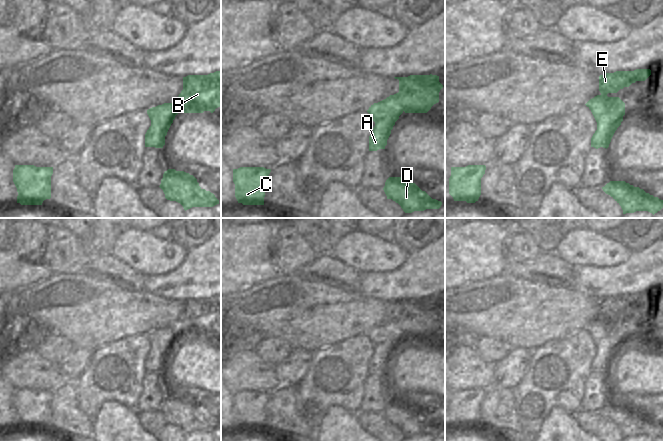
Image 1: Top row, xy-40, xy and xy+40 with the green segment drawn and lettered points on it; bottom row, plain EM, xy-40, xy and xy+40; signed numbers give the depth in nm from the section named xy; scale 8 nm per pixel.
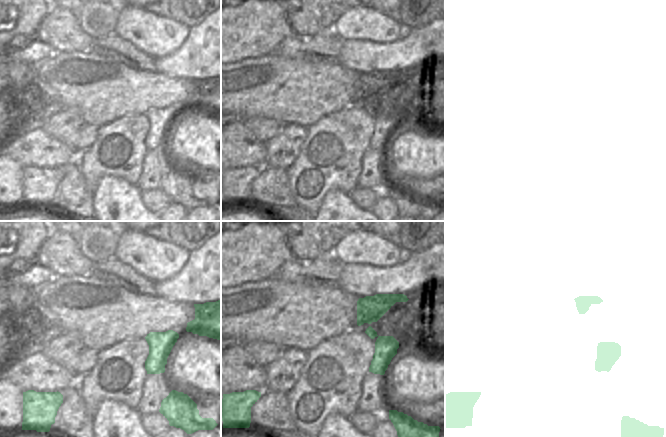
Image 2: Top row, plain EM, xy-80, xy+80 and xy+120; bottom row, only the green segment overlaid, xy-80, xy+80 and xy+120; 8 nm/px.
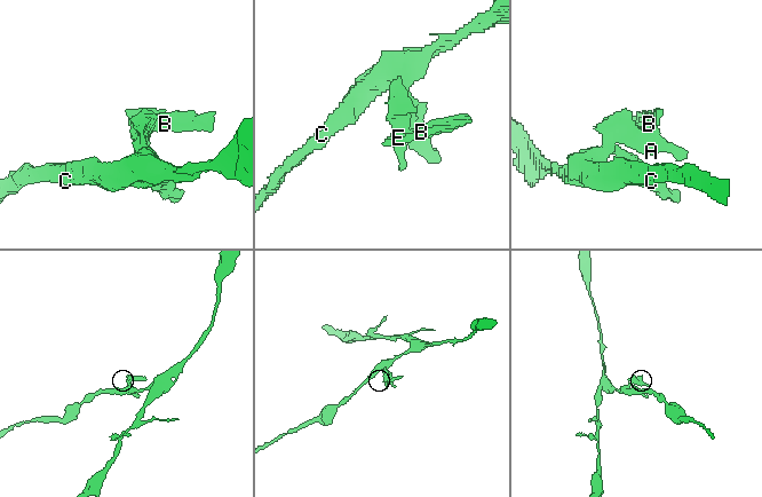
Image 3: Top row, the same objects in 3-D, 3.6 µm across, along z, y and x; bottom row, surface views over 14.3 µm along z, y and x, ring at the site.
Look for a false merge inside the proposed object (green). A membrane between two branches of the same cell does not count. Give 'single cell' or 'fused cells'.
single cell

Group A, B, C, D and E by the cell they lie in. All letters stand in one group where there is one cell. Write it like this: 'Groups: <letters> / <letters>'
Groups: A B C D E

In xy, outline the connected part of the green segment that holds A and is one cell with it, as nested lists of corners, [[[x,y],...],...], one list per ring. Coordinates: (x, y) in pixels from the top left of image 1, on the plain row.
[[[437,299],[394,301],[399,304],[399,316],[374,327],[367,336],[375,346],[369,360],[369,375],[385,373],[391,354],[399,340],[405,337],[427,337],[439,326],[443,309]]]

